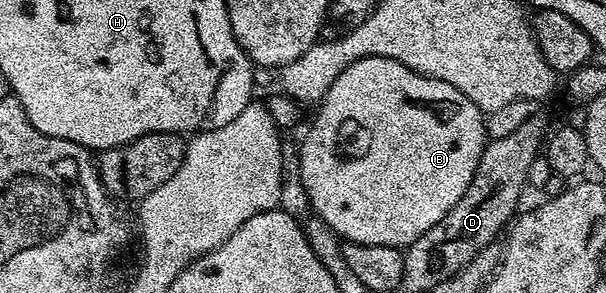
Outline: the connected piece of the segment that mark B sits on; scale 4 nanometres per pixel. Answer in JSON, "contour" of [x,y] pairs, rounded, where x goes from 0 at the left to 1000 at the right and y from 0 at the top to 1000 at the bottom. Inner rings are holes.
{"contour":[[[606,195],[571,229],[558,270],[535,328],[533,355],[526,362],[528,389],[521,416],[508,440],[502,485],[495,495],[495,631],[515,696],[513,724],[535,754],[554,795],[556,809],[584,836],[650,836],[672,843],[682,836],[691,809],[703,802],[710,775],[716,775],[762,679],[769,638],[776,638],[776,611],[782,611],[782,584],[789,570],[789,543],[802,491],[799,468],[800,389],[756,297],[743,297],[743,283],[729,283],[729,270],[700,263],[668,222],[635,195]]]}

